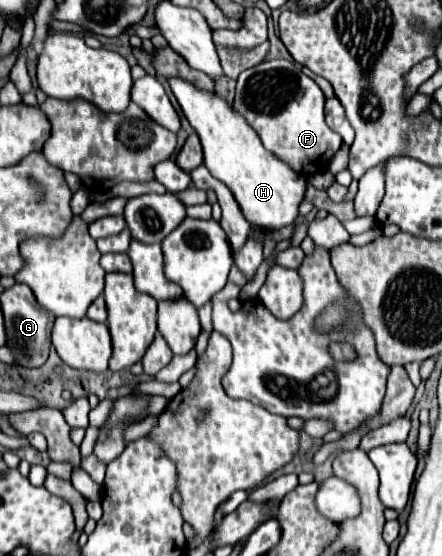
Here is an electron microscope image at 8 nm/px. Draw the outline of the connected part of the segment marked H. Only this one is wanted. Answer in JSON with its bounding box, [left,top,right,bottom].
[168,76,306,230]

